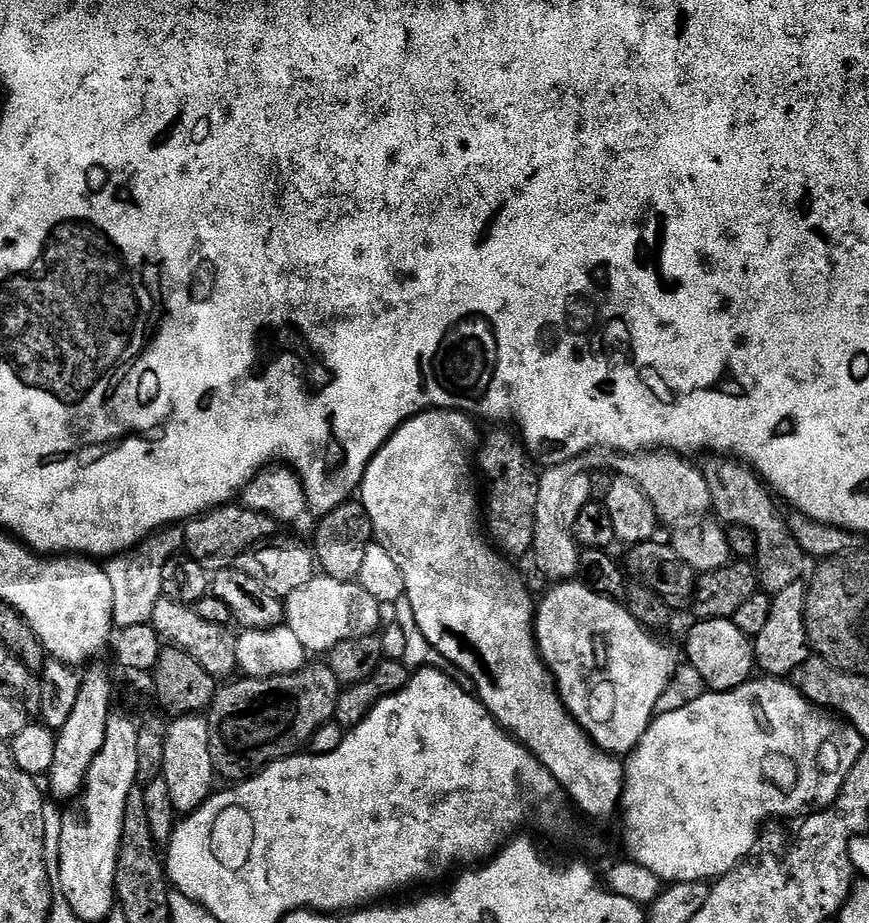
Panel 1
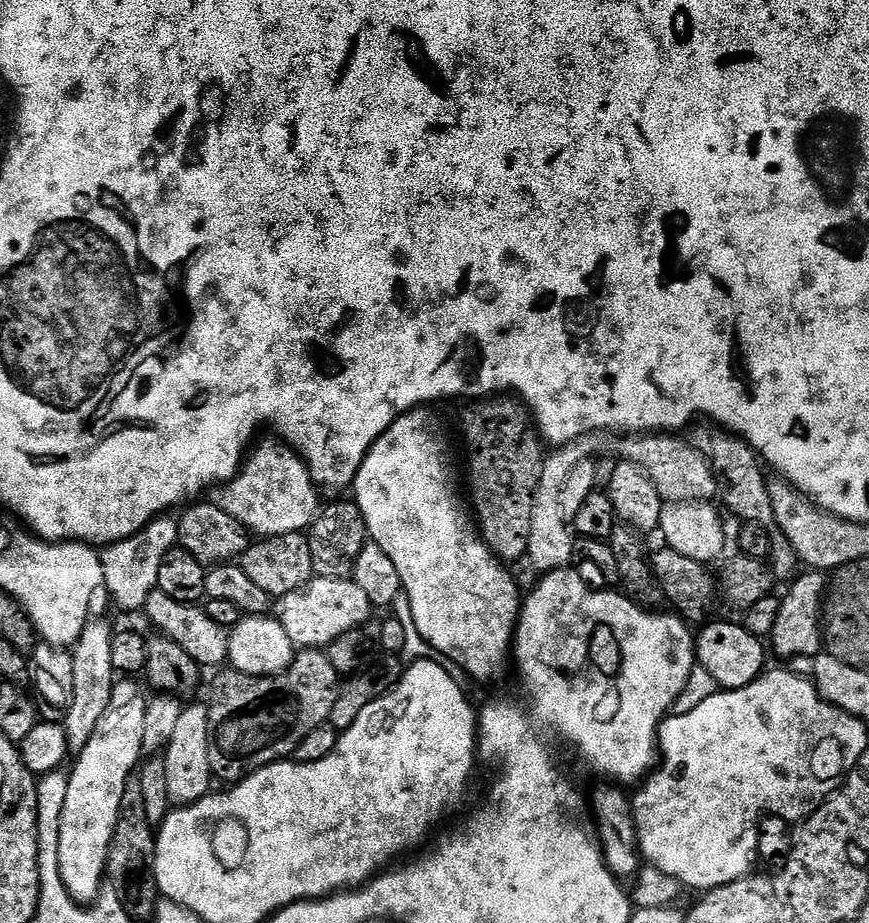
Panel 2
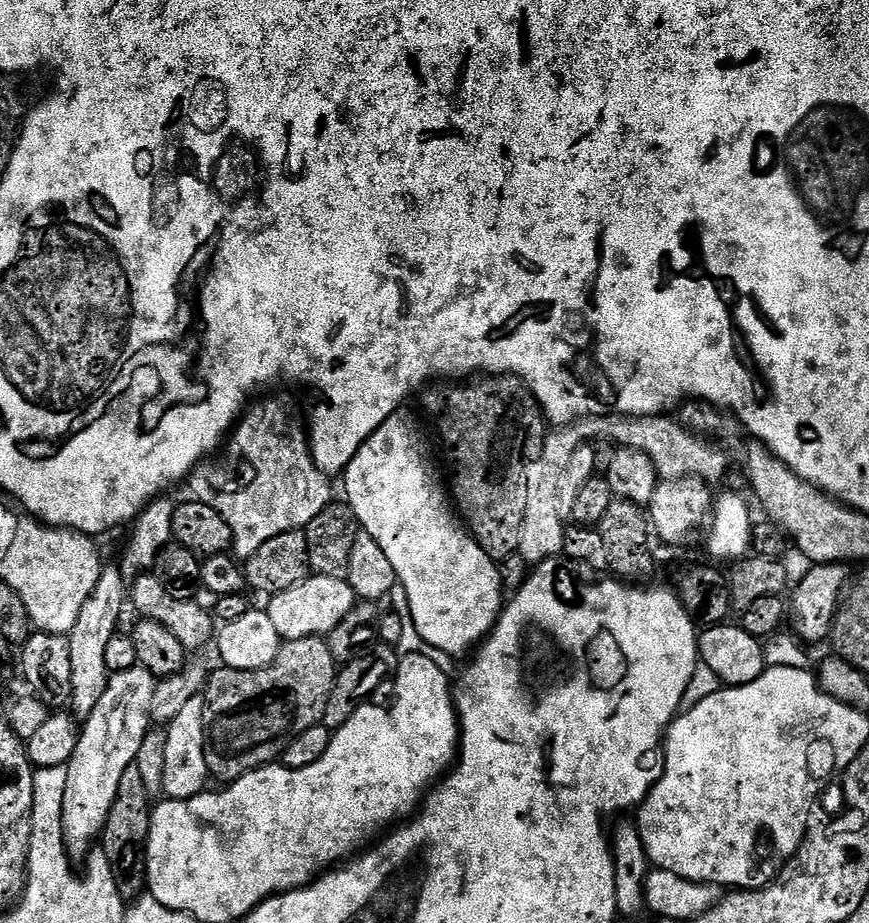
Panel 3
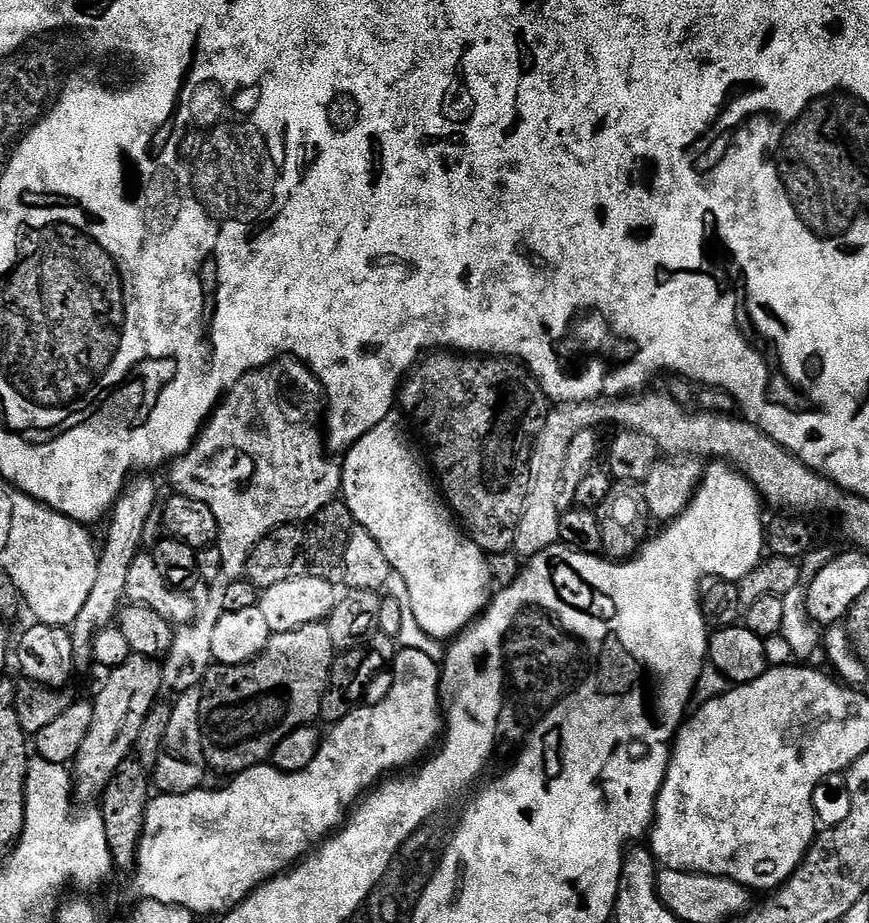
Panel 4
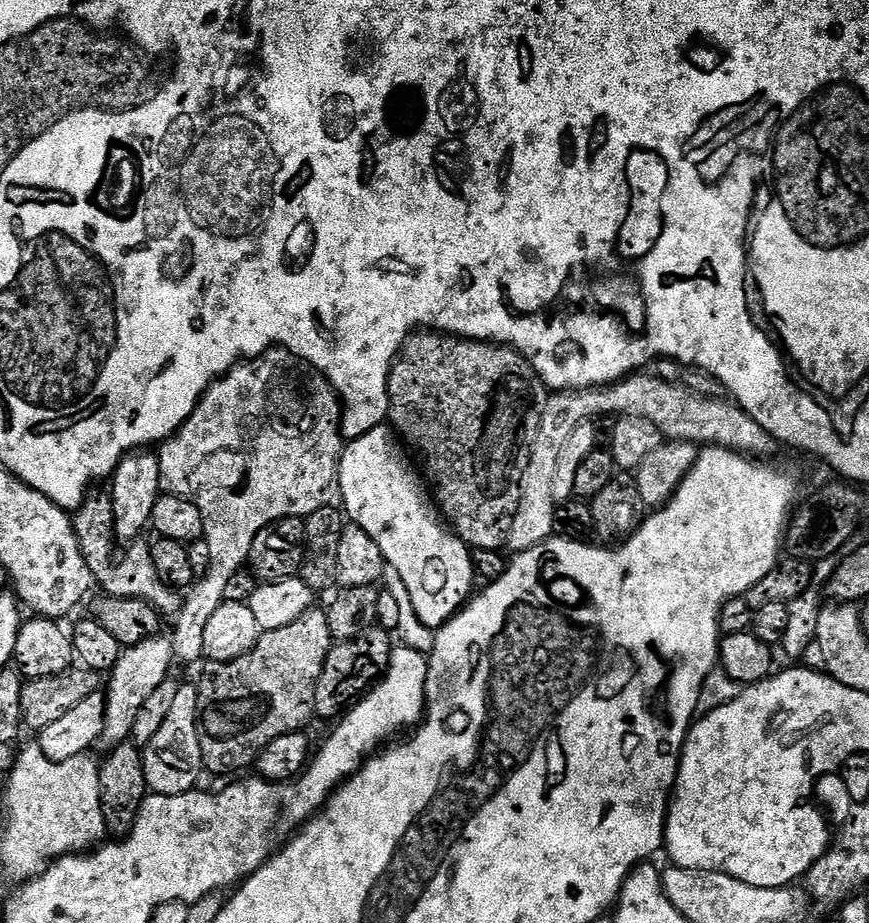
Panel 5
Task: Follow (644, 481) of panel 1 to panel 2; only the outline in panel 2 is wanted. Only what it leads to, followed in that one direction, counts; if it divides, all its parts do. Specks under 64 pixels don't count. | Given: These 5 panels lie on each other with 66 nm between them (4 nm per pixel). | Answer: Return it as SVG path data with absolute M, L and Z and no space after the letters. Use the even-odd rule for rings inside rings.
M593 431L588 435L582 435L576 440L572 440L570 443L565 444L563 446L557 447L553 452L555 452L552 456L551 454L545 459L545 465L540 469L540 483L536 490L536 498L535 502L532 504L532 517L530 518L530 538L528 539L528 555L526 557L527 563L532 563L534 567L537 568L537 573L543 574L546 572L553 572L554 570L558 570L559 568L567 568L569 565L573 563L574 560L574 536L570 531L568 522L562 518L561 514L561 504L560 504L560 491L562 490L562 486L566 482L566 478L570 476L570 470L573 469L581 459L585 459L586 457L590 458L601 458L600 456L614 456L616 460L622 461L623 463L634 464L647 472L651 481L654 482L655 489L658 490L658 494L665 500L665 503L676 503L678 501L702 501L707 500L711 501L716 495L716 479L713 476L713 470L711 468L710 463L697 451L693 450L691 444L689 444L685 439L678 437L674 434L665 434L665 433L631 433L631 434L621 434L614 433L610 431Z

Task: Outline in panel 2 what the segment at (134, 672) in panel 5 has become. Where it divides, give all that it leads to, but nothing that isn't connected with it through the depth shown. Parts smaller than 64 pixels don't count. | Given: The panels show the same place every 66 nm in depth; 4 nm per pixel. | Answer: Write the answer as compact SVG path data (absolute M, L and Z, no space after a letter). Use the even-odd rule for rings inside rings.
M124 678L117 683L108 712L102 714L94 726L94 734L90 734L90 742L86 742L84 749L75 757L76 765L68 772L66 802L62 806L62 830L58 838L58 866L66 890L81 902L91 901L105 883L108 851L118 822L118 810L122 806L122 790L126 790L126 782L142 760L142 730L147 706L143 690L132 680L135 679Z

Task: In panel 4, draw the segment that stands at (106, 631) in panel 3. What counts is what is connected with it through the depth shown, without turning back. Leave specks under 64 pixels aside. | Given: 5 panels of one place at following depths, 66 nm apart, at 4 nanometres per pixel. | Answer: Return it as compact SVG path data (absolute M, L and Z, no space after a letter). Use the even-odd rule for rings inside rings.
M140 474L129 480L128 485L116 500L110 515L107 517L108 537L99 549L98 578L94 578L94 586L90 589L90 598L86 598L86 606L78 618L70 626L72 641L74 642L74 658L77 665L83 666L92 660L92 640L102 628L113 627L118 613L126 600L126 578L130 574L130 566L136 556L141 555L140 548L146 541L146 522L150 520L150 514L157 511L156 484L153 477L148 474Z

